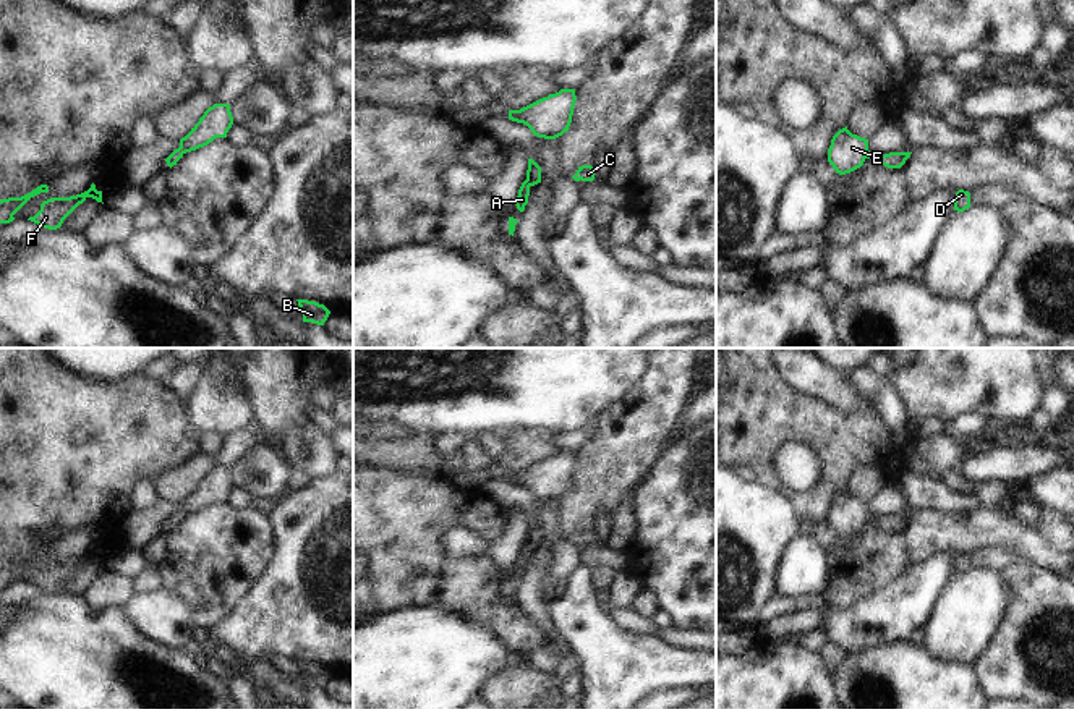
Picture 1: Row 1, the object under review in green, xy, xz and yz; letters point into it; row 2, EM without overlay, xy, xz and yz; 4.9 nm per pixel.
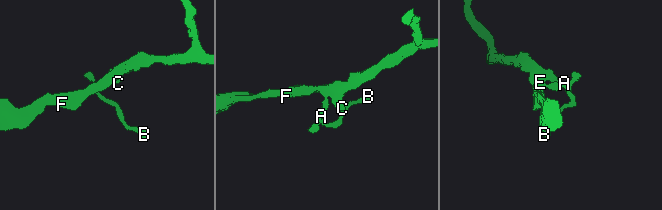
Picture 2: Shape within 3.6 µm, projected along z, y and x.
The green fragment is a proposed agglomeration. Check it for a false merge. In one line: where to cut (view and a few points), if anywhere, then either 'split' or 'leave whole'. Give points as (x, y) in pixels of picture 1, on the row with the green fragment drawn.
cut none; leave whole

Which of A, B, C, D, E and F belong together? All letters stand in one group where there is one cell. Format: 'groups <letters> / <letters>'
groups A B C D E F

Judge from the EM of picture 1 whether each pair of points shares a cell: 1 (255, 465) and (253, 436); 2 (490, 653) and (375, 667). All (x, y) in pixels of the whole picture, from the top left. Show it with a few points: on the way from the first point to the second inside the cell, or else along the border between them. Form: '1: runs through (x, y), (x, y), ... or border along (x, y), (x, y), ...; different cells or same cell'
1: border along (264, 439), (247, 449), (229, 467); different cells
2: runs through (460, 656), (417, 667), (404, 667); same cell

